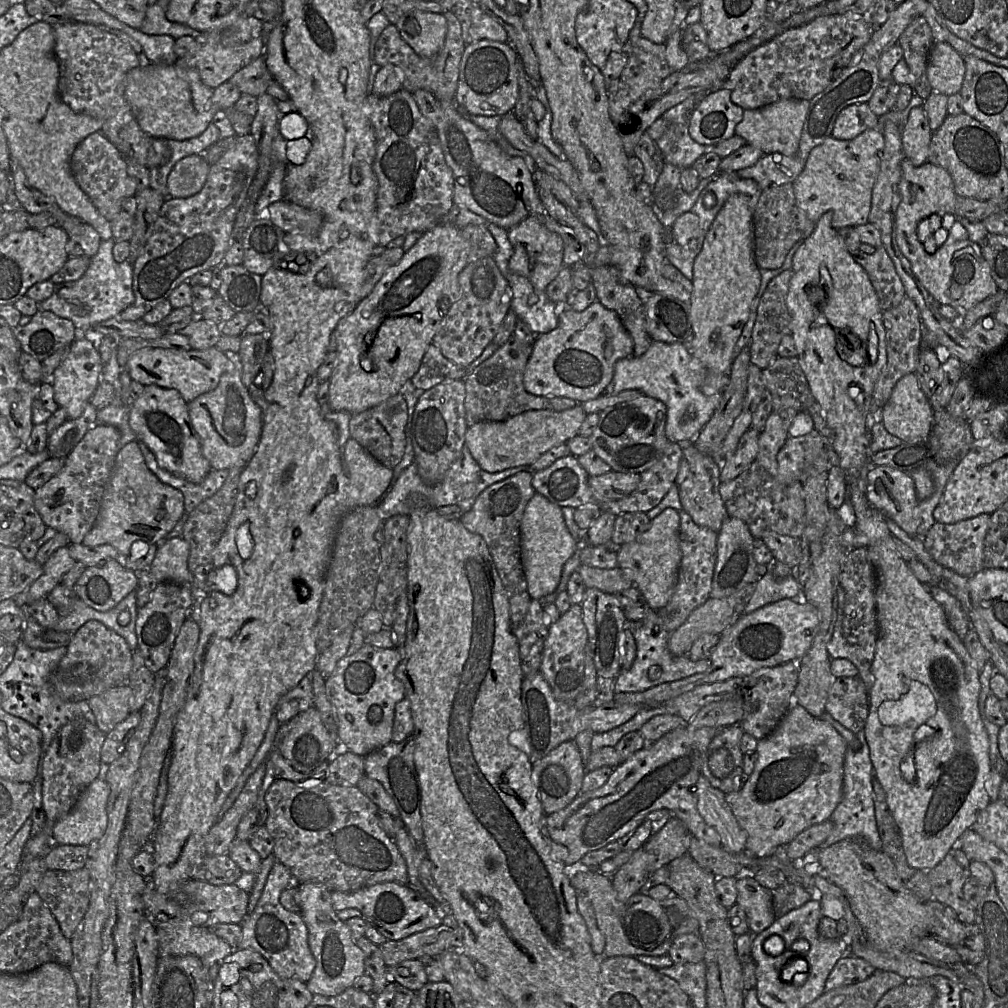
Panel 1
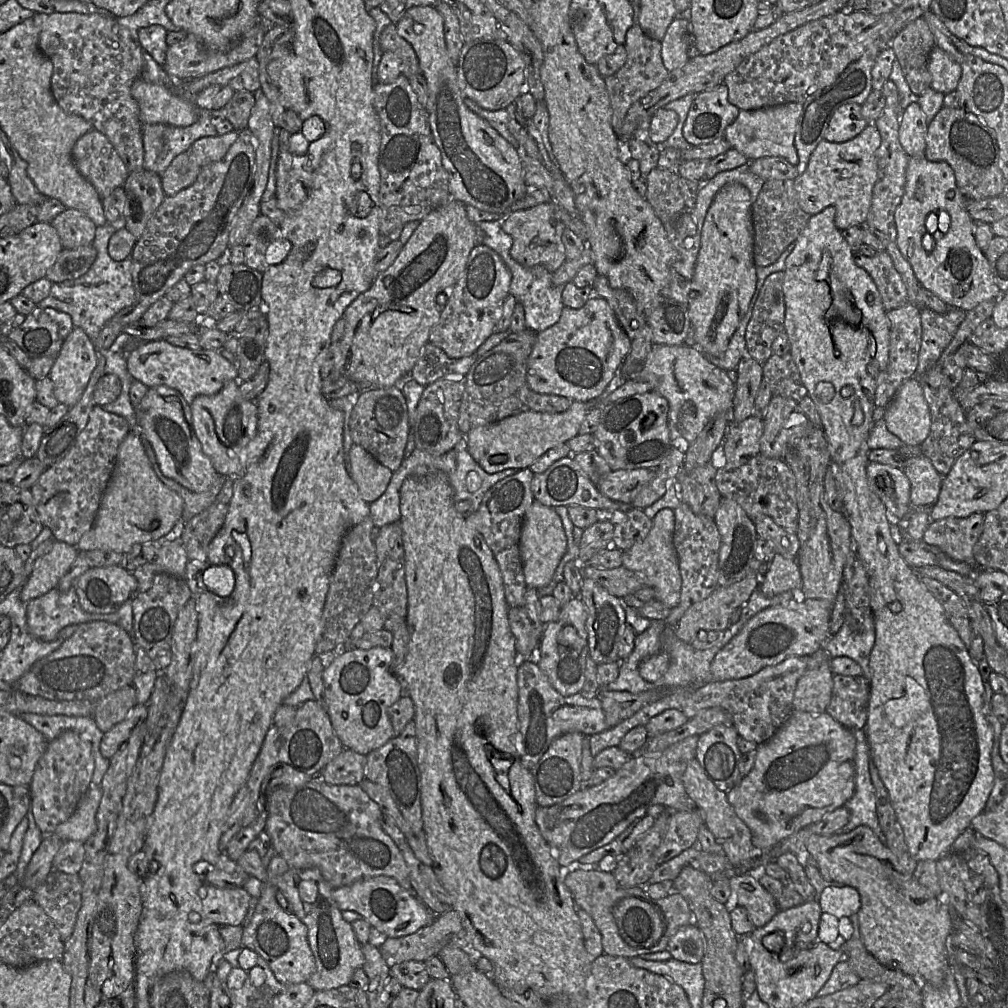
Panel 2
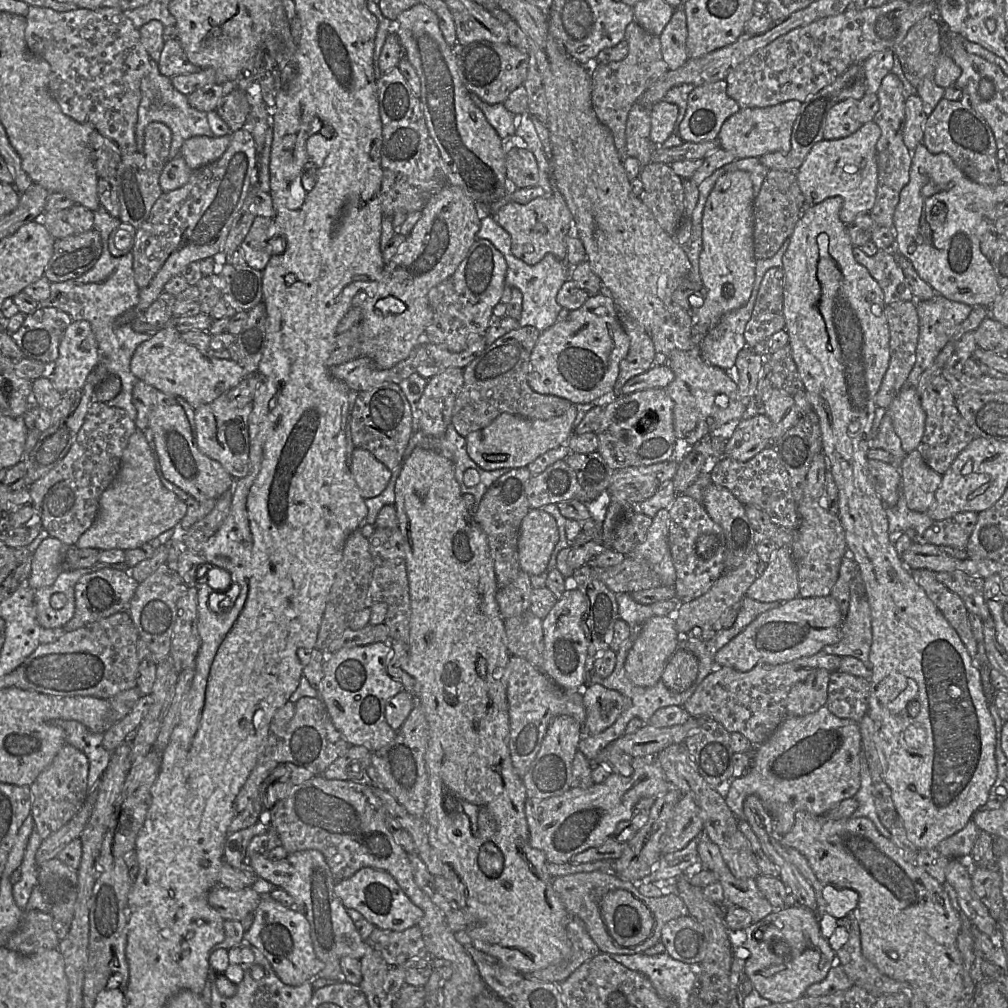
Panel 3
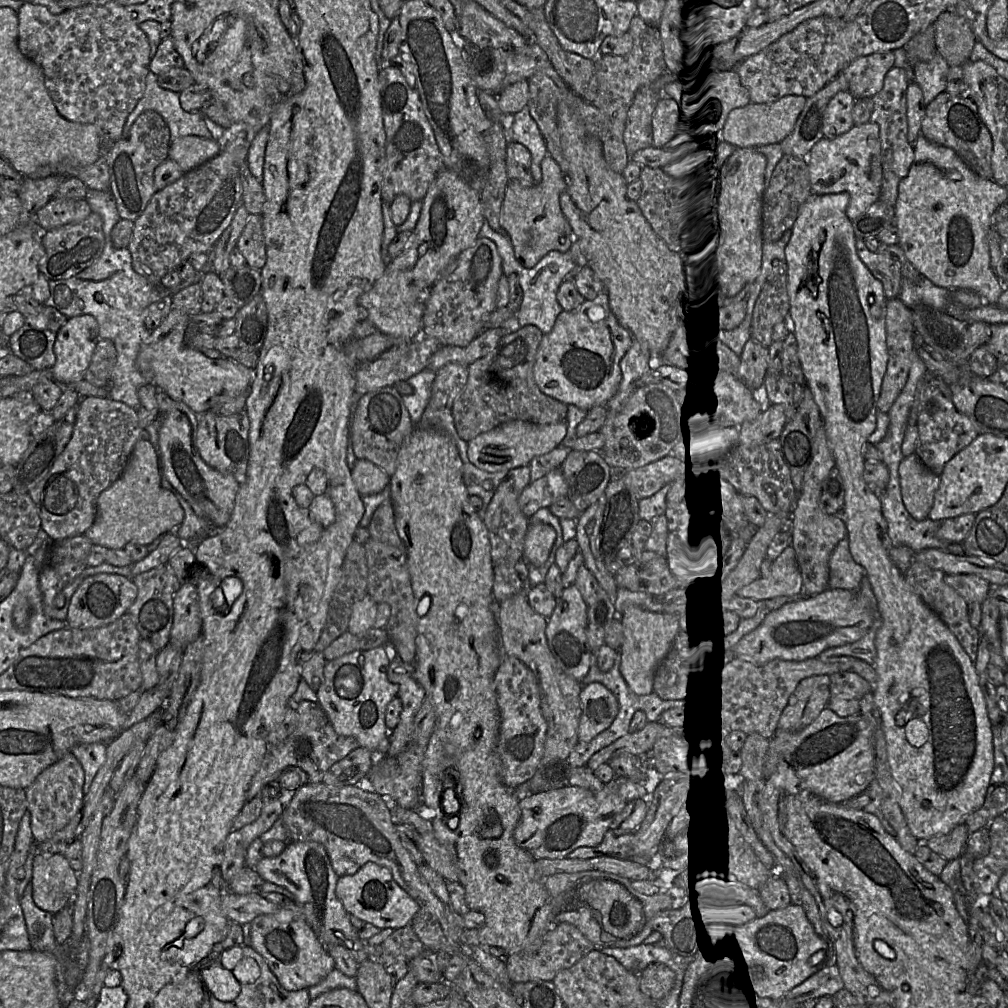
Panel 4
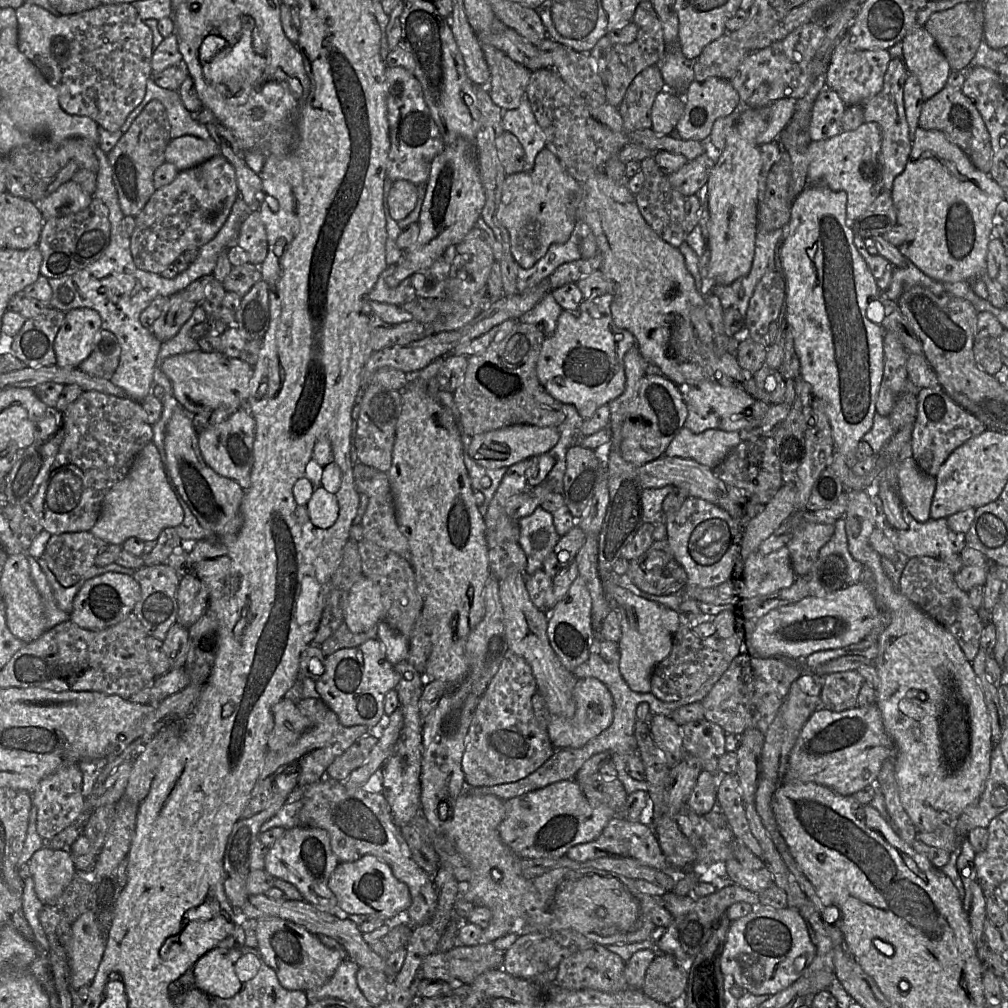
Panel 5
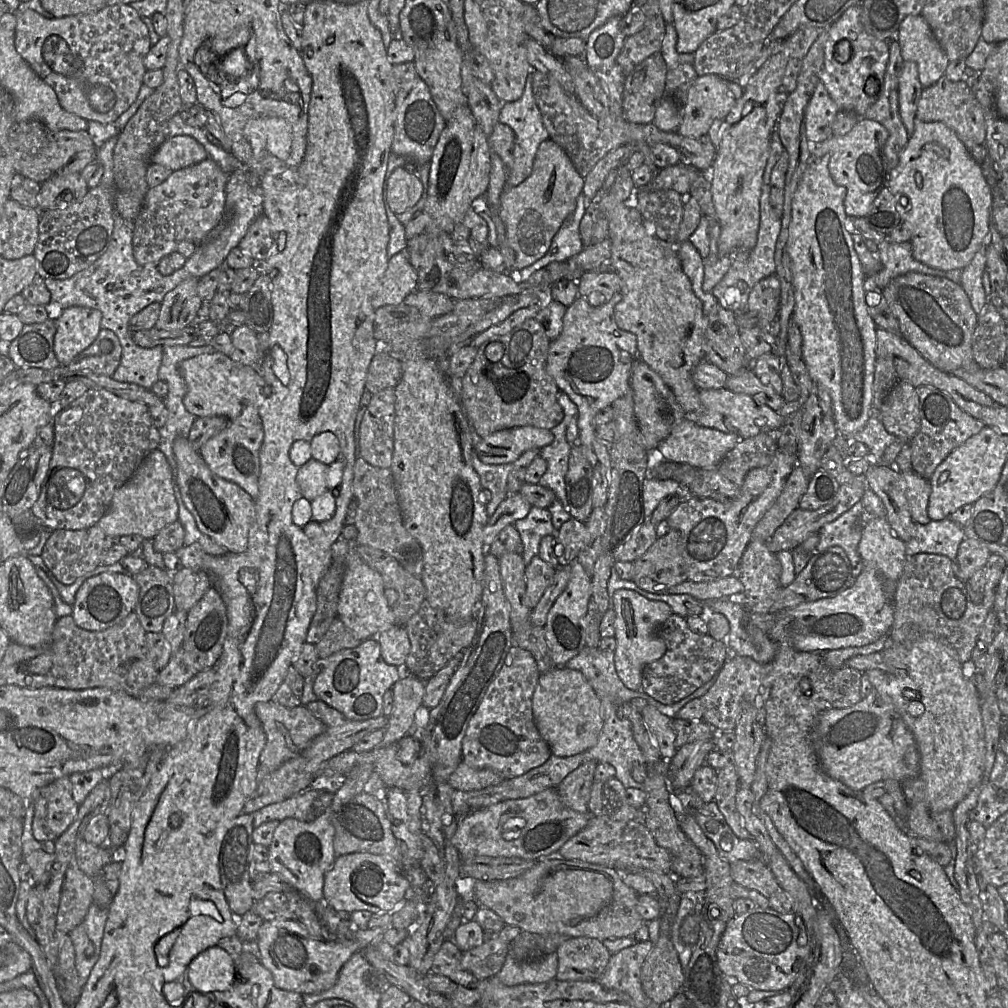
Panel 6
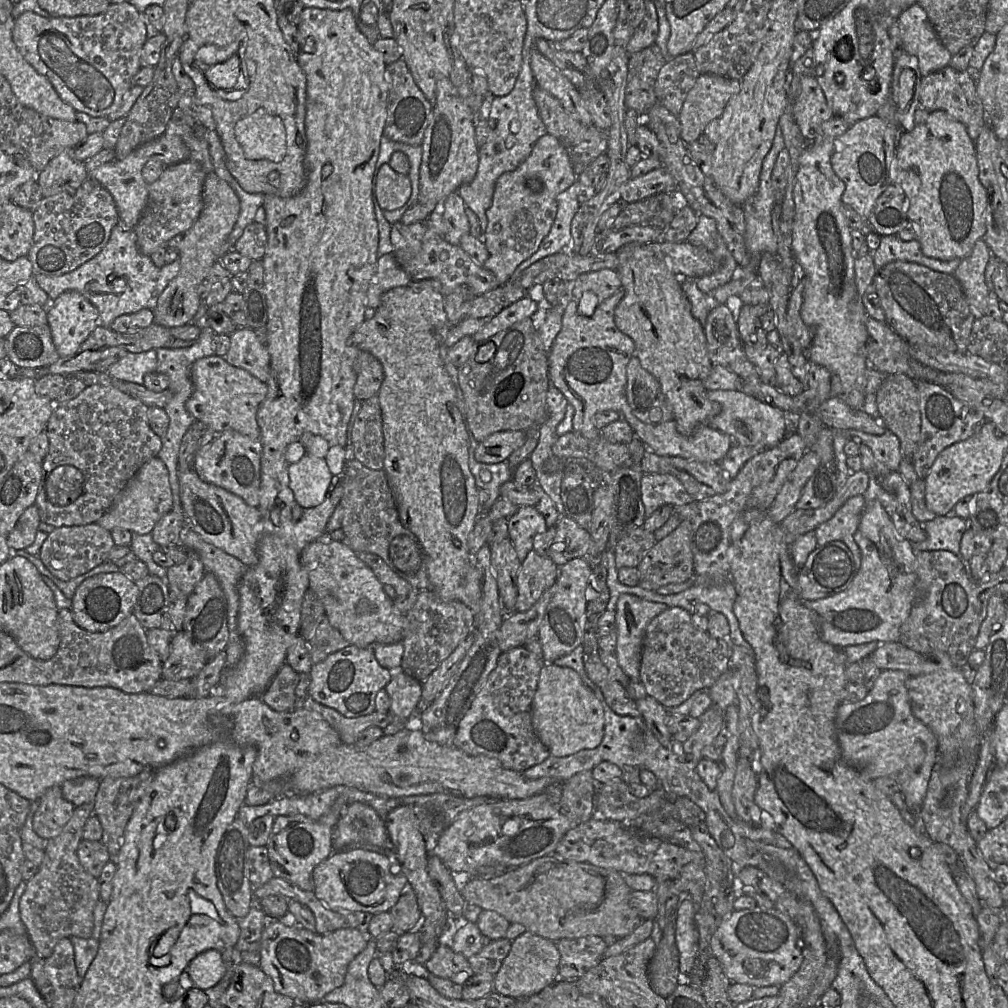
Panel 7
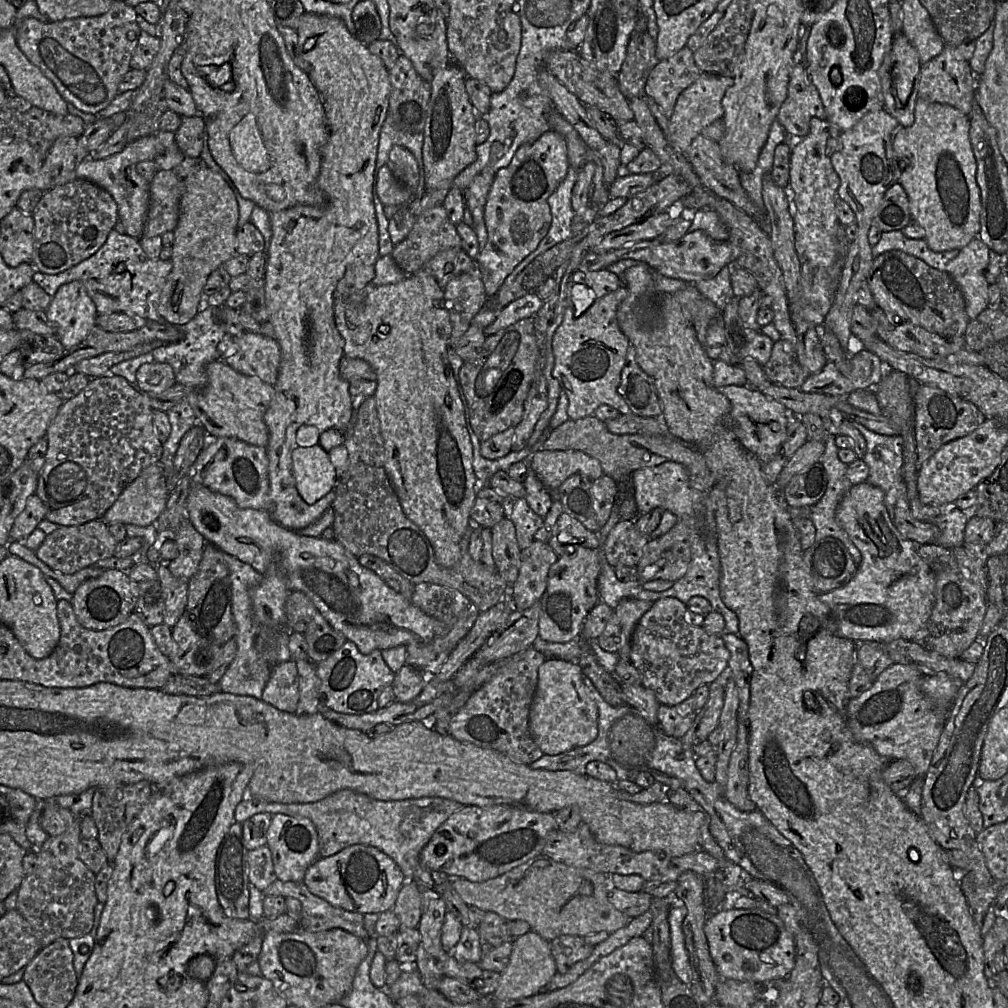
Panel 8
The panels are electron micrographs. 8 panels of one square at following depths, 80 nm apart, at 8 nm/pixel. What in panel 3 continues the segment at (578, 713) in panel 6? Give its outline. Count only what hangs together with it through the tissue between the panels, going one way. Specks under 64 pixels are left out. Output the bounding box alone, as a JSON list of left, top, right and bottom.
[582,682,631,736]

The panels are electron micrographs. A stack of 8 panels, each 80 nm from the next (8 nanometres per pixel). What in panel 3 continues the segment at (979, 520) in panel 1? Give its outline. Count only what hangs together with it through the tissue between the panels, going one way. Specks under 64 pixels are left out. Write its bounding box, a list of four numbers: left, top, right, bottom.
[923,512,978,550]

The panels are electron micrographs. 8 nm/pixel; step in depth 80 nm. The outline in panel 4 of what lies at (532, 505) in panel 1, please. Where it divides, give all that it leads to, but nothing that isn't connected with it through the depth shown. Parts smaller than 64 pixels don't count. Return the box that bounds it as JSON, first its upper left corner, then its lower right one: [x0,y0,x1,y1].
[523,523,556,567]

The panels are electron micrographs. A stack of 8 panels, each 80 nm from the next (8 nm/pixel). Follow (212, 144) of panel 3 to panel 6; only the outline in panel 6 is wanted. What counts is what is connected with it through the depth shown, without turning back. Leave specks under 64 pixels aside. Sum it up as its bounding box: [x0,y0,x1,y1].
[151,135,208,171]

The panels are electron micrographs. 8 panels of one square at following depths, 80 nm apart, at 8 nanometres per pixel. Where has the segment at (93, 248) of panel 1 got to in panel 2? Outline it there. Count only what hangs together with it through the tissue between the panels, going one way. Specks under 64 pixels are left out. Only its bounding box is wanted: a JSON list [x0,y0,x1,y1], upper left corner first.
[50,209,97,249]

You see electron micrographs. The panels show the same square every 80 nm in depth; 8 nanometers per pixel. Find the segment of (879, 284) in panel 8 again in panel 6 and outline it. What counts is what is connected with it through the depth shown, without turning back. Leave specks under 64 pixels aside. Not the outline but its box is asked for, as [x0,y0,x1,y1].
[882,272,981,373]

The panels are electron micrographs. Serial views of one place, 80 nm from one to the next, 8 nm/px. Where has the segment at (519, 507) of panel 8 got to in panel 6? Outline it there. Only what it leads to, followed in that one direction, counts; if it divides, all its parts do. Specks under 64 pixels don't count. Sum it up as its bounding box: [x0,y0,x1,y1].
[512,507,554,565]

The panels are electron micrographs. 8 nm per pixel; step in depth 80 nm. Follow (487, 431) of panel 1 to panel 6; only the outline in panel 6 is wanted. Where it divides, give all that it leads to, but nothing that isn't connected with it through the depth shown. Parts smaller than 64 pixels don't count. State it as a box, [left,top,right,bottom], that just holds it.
[474,426,551,464]

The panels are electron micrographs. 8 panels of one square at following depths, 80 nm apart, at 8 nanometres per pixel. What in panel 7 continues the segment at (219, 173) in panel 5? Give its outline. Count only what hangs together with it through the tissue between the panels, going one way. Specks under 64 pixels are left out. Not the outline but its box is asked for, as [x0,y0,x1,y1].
[135,160,206,257]

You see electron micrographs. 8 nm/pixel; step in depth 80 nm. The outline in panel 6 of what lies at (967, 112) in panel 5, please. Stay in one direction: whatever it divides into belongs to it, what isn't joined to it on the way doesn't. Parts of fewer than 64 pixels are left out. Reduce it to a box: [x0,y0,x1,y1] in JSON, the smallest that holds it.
[916,75,987,165]

